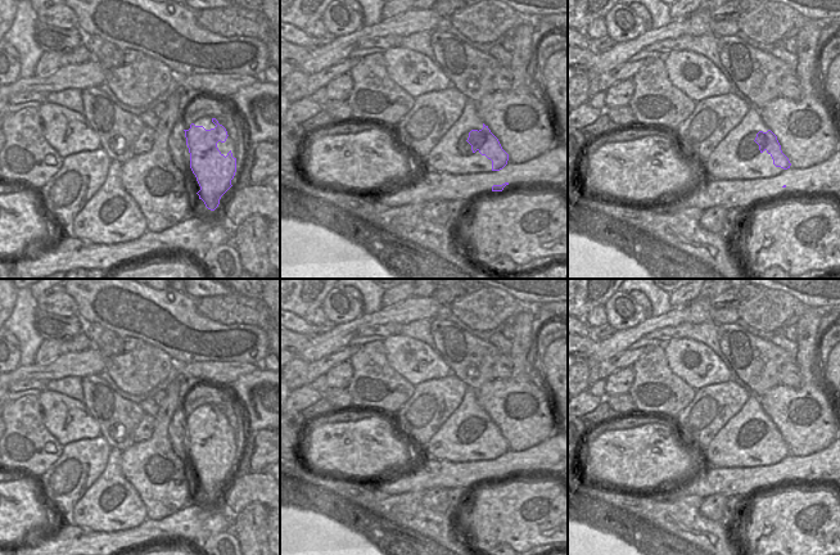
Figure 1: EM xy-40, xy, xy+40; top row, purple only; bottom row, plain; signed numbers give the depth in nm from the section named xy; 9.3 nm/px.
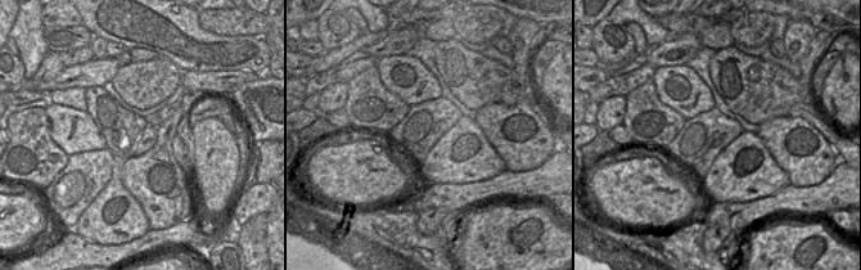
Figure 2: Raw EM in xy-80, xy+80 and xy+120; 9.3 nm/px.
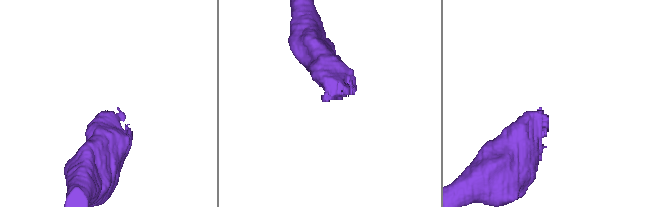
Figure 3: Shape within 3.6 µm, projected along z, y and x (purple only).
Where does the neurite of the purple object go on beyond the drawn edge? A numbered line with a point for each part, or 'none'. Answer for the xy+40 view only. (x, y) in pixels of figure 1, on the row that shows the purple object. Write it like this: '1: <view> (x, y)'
none

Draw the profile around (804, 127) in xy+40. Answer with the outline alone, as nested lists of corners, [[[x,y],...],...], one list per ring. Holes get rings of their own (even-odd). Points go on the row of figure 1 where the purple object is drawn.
[[[818,94],[801,95],[800,100],[776,98],[760,109],[764,125],[771,130],[781,145],[782,153],[791,166],[787,170],[776,167],[771,154],[760,153],[759,168],[764,171],[764,190],[786,188],[801,188],[826,180],[828,164],[836,164],[836,137],[834,134],[832,114]]]

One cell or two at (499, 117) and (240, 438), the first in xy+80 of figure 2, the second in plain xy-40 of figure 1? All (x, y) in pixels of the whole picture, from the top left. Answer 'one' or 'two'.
one

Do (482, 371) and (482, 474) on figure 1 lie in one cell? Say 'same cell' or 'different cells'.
different cells

